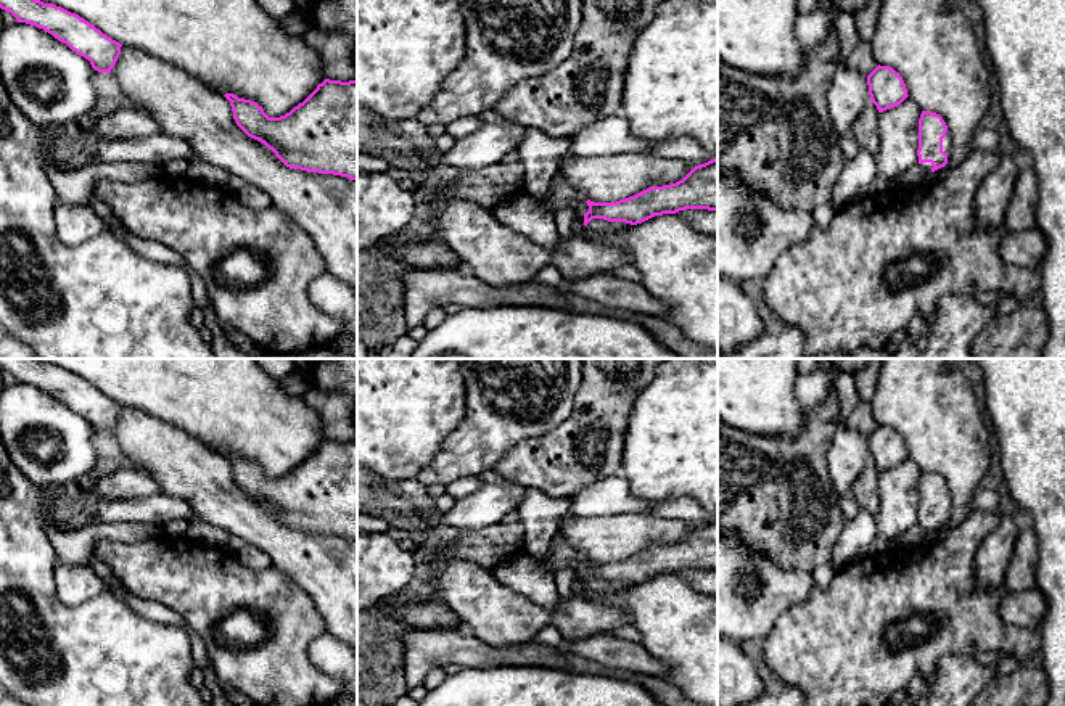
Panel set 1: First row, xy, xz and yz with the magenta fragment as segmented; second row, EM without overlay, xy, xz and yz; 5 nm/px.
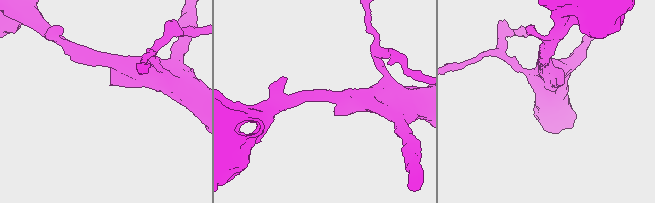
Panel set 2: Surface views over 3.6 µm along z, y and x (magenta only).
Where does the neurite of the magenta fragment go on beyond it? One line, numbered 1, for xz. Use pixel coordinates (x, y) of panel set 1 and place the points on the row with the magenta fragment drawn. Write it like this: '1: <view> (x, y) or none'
1: xz (579, 208)

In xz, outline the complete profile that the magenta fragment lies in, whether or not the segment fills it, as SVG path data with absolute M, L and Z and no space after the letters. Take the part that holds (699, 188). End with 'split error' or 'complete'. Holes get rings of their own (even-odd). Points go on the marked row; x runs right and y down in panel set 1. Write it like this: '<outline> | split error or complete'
M718 156L695 166L682 180L650 187L616 203L574 203L576 222L586 227L592 219L642 224L655 215L676 214L685 209L718 211Z | split error

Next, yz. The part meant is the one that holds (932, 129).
M922 111L919 119L919 164L925 172L935 172L948 164L951 153L951 133L943 117L931 111Z | split error

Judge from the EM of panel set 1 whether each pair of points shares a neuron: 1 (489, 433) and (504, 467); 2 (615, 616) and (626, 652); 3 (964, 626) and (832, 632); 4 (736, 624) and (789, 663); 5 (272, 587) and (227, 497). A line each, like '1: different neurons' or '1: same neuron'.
1: different neurons
2: different neurons
3: same neuron
4: different neurons
5: different neurons

